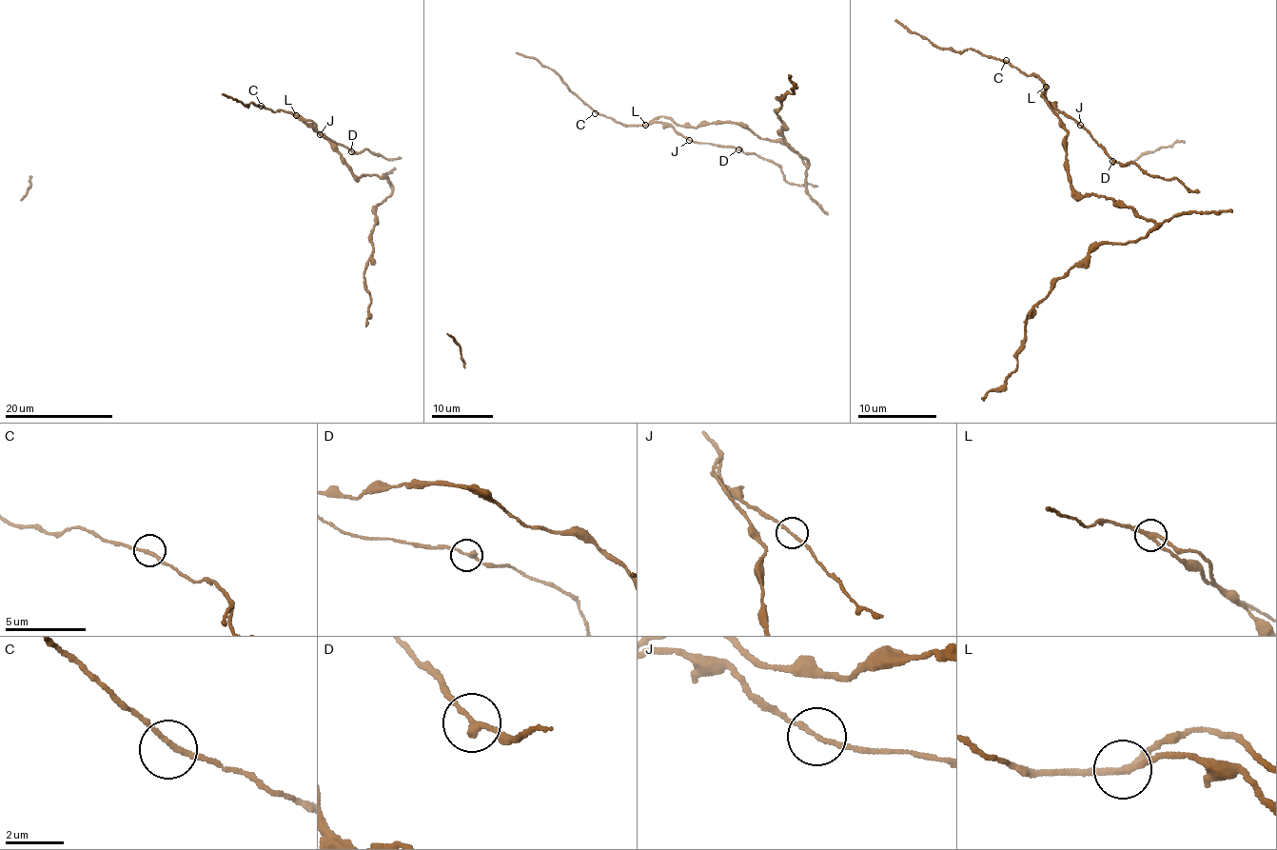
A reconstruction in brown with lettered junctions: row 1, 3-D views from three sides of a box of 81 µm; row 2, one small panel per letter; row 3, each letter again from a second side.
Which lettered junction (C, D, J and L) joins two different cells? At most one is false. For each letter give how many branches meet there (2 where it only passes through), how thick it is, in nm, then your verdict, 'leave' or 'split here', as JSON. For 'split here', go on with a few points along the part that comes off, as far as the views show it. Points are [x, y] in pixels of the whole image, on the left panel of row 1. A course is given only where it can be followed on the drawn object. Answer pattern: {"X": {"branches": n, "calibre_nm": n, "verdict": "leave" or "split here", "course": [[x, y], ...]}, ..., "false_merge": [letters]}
{"C": {"branches": 2, "calibre_nm": 170, "verdict": "leave"}, "D": {"branches": 2, "calibre_nm": 240, "verdict": "leave"}, "J": {"branches": 2, "calibre_nm": 150, "verdict": "leave"}, "L": {"branches": 2, "calibre_nm": 280, "verdict": "split here", "course": [[296, 115], [311, 121], [357, 177], [385, 176], [392, 187], [377, 207], [370, 236], [366, 326]]}, "false_merge": ["L"]}

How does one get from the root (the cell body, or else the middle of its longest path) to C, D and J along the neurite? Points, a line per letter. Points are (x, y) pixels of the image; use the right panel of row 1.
C: (1048, 101), (1040, 79), (1026, 74), (1006, 60)
D: (1048, 101), (1089, 130), (1112, 161)
J: (1048, 101), (1079, 125)

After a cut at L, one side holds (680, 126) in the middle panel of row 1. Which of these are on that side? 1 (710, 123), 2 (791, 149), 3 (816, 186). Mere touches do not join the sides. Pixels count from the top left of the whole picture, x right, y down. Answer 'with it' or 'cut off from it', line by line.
1: with it
2: with it
3: cut off from it

